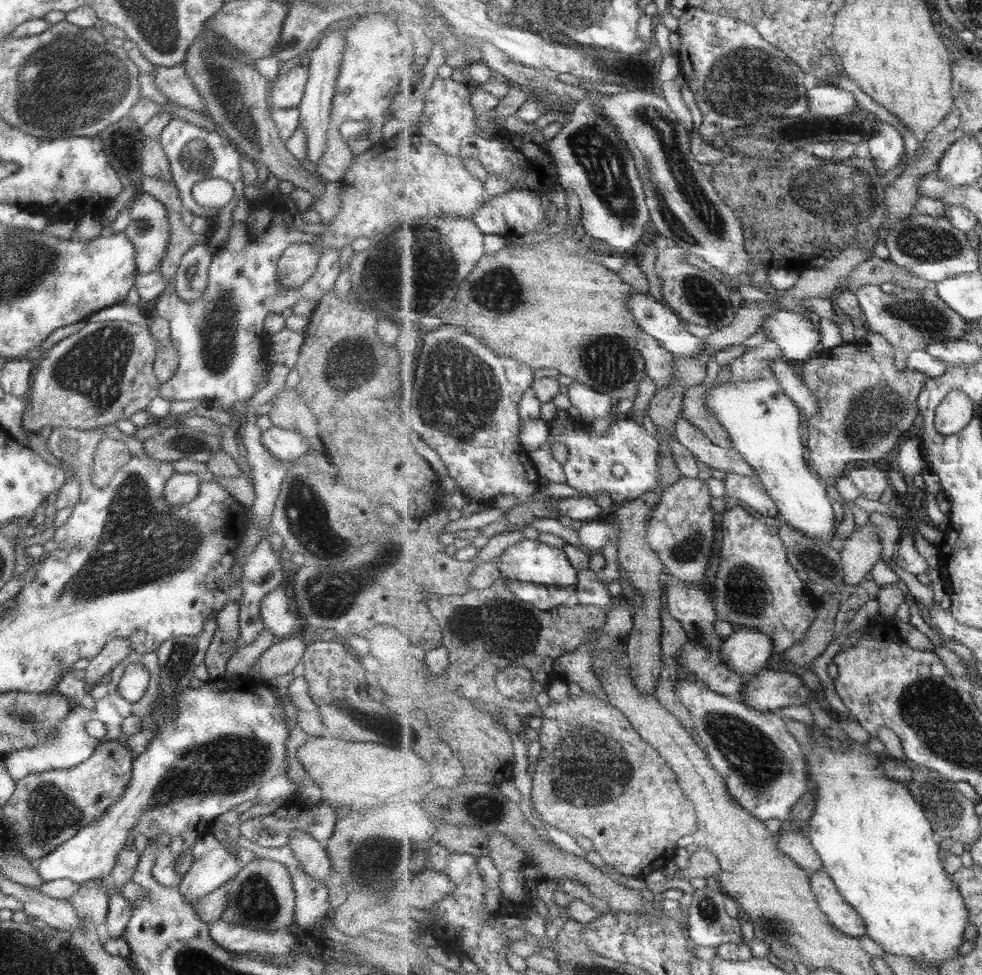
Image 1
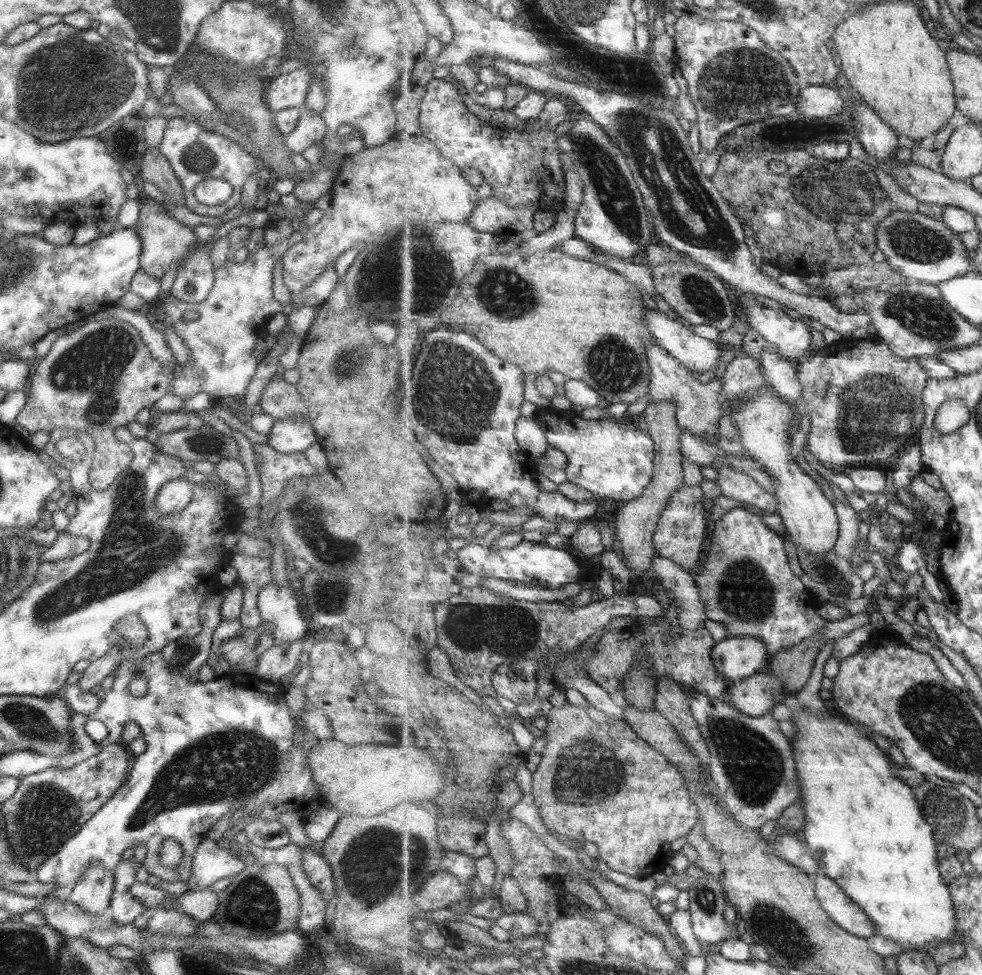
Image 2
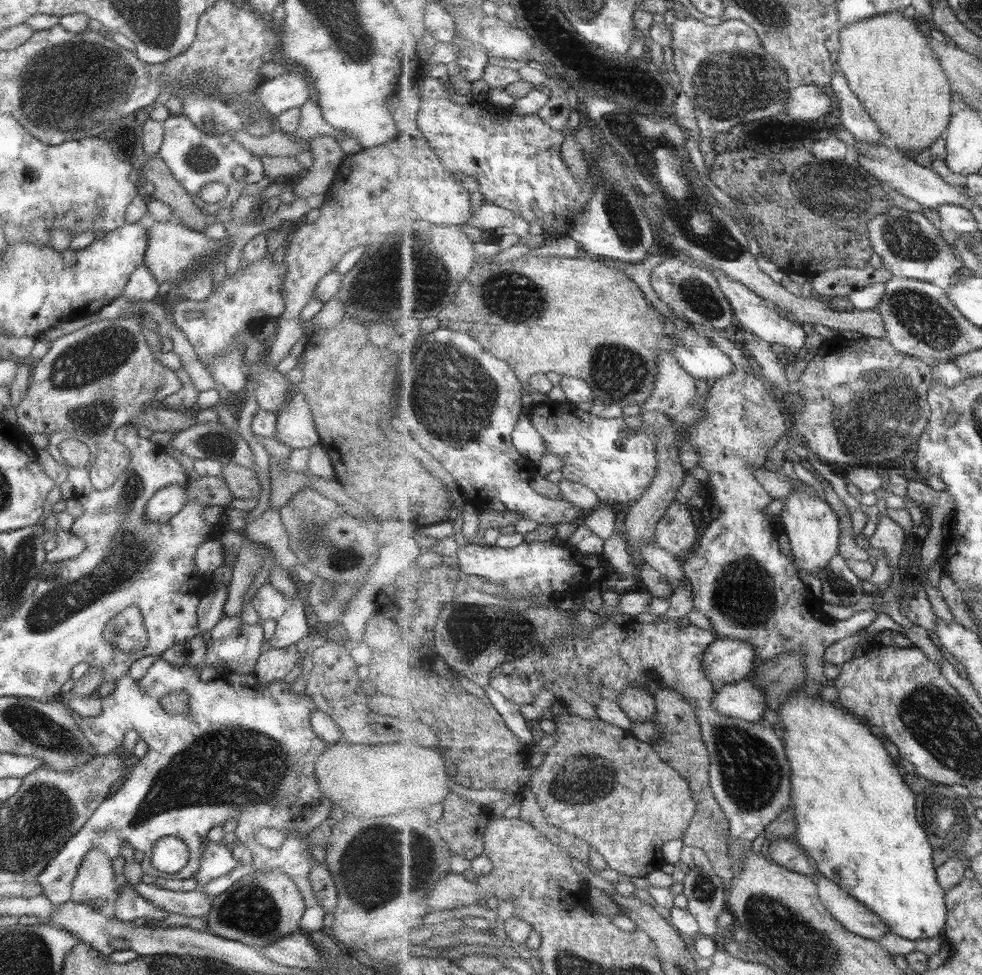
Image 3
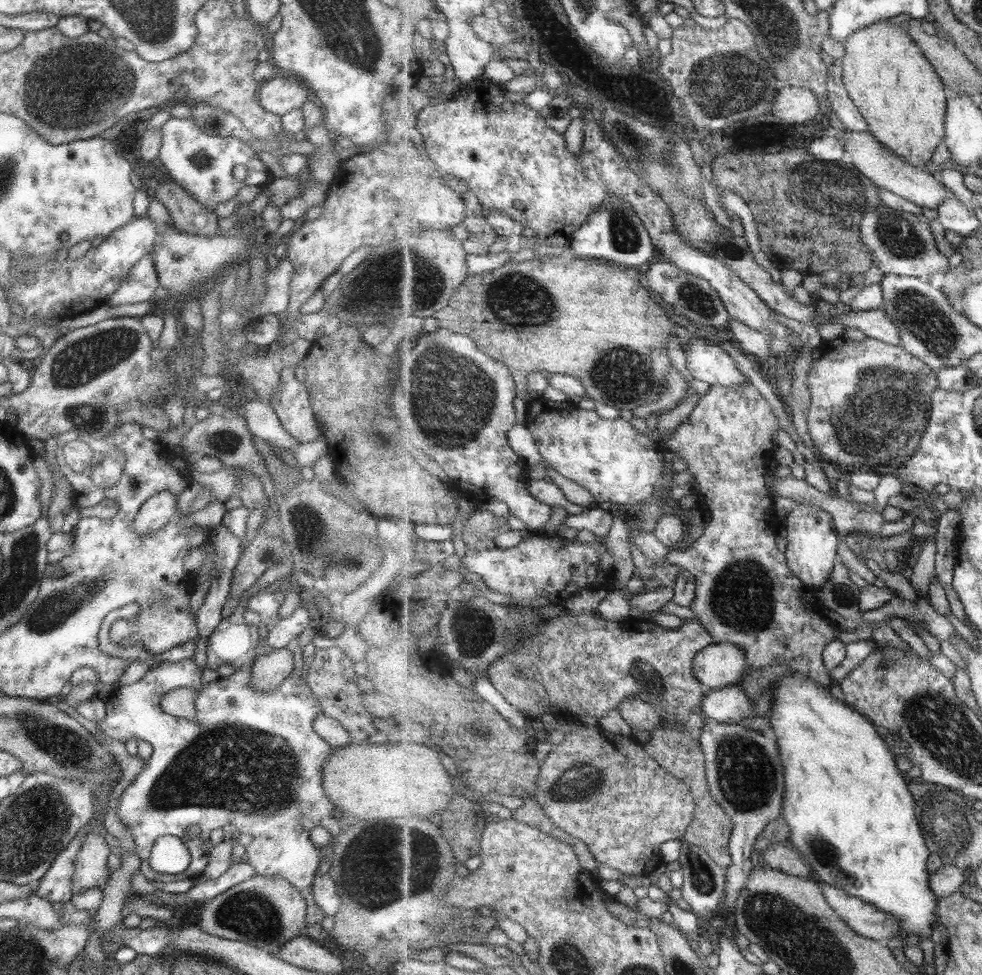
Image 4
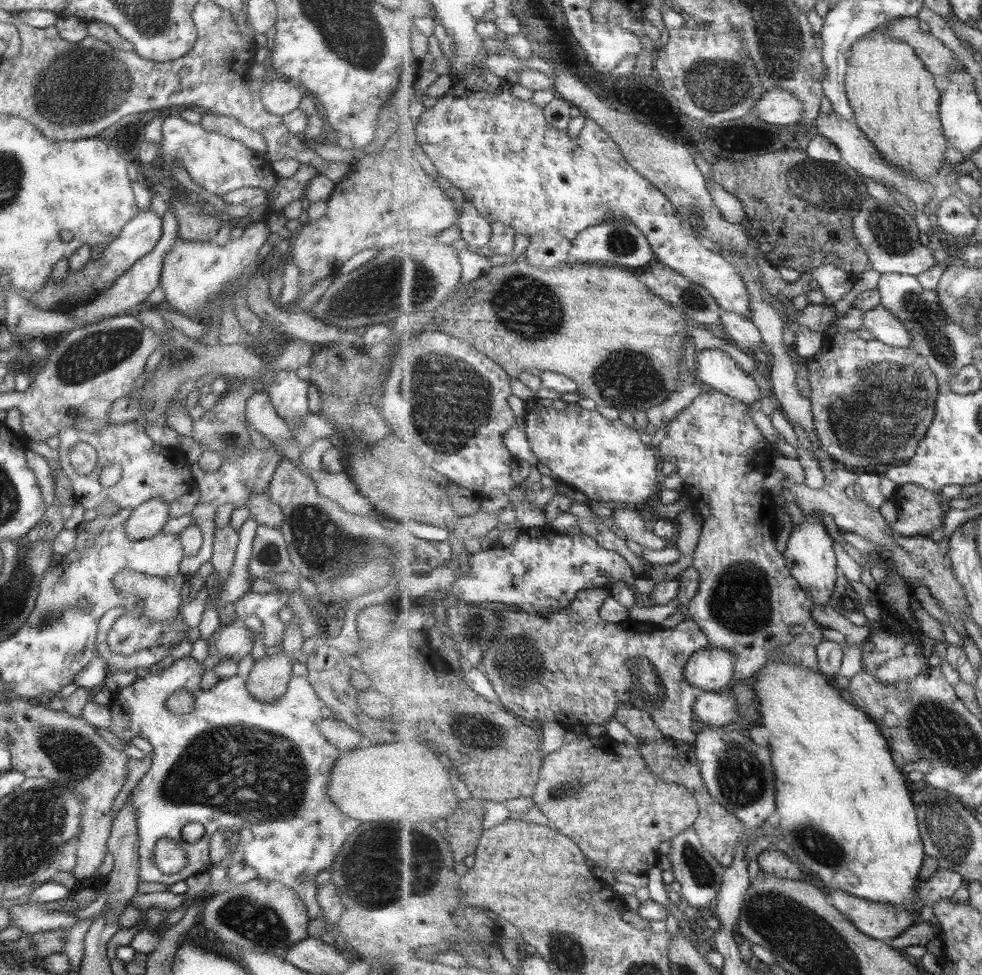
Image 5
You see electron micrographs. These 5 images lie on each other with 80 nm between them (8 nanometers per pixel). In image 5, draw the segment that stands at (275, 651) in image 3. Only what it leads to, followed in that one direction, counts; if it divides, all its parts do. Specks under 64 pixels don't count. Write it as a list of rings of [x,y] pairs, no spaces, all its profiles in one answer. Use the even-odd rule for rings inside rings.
[[[282,651],[255,660],[245,681],[247,692],[259,702],[274,702],[286,692],[292,663]]]

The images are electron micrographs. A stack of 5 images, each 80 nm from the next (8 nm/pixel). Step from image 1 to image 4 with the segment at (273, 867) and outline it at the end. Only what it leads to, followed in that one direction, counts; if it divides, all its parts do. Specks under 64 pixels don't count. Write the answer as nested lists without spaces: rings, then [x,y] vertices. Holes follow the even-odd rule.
[[[259,876],[231,886],[200,905],[199,924],[205,934],[239,941],[275,956],[280,946],[302,934],[306,902],[300,892],[278,876]]]

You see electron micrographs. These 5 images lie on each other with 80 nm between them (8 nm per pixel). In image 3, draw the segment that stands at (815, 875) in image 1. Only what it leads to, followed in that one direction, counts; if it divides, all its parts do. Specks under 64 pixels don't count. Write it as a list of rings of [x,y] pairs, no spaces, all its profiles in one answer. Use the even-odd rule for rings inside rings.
[[[820,875],[817,876],[817,884],[822,901],[851,932],[876,941],[892,932],[882,916],[851,896],[842,885]]]

